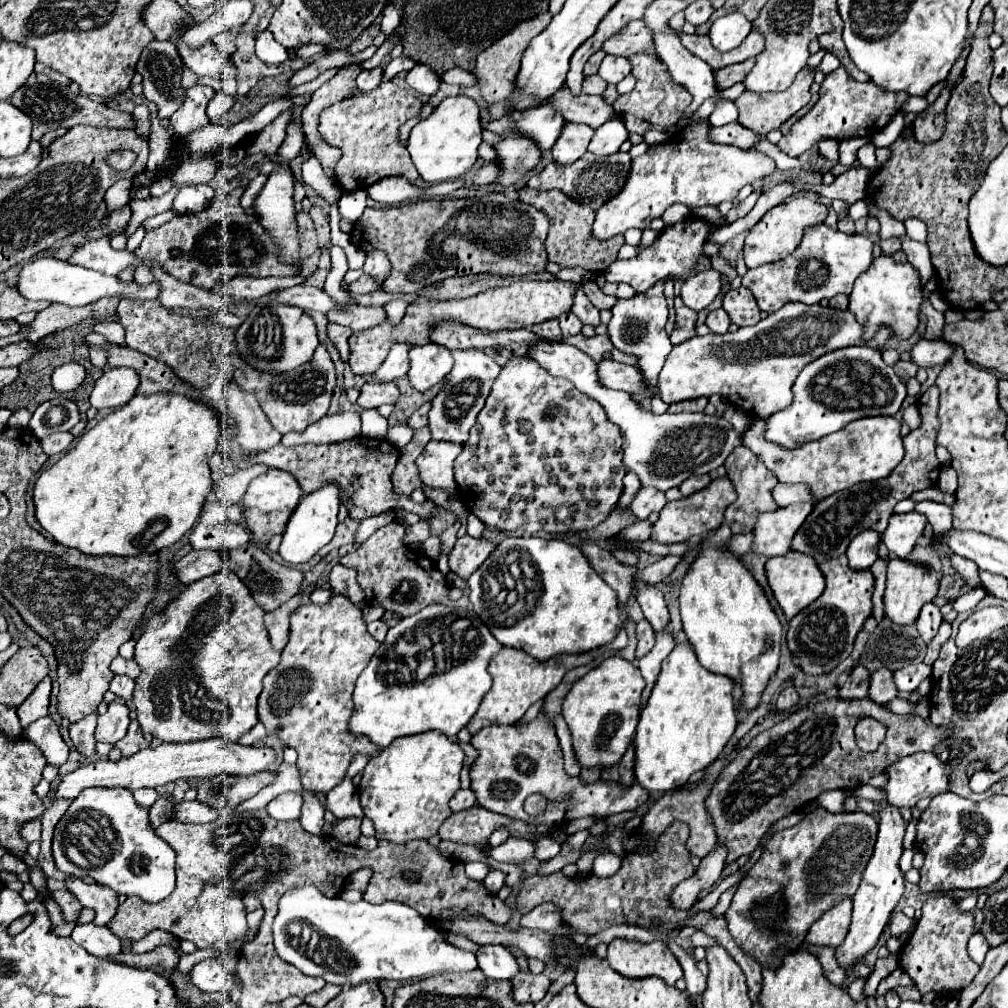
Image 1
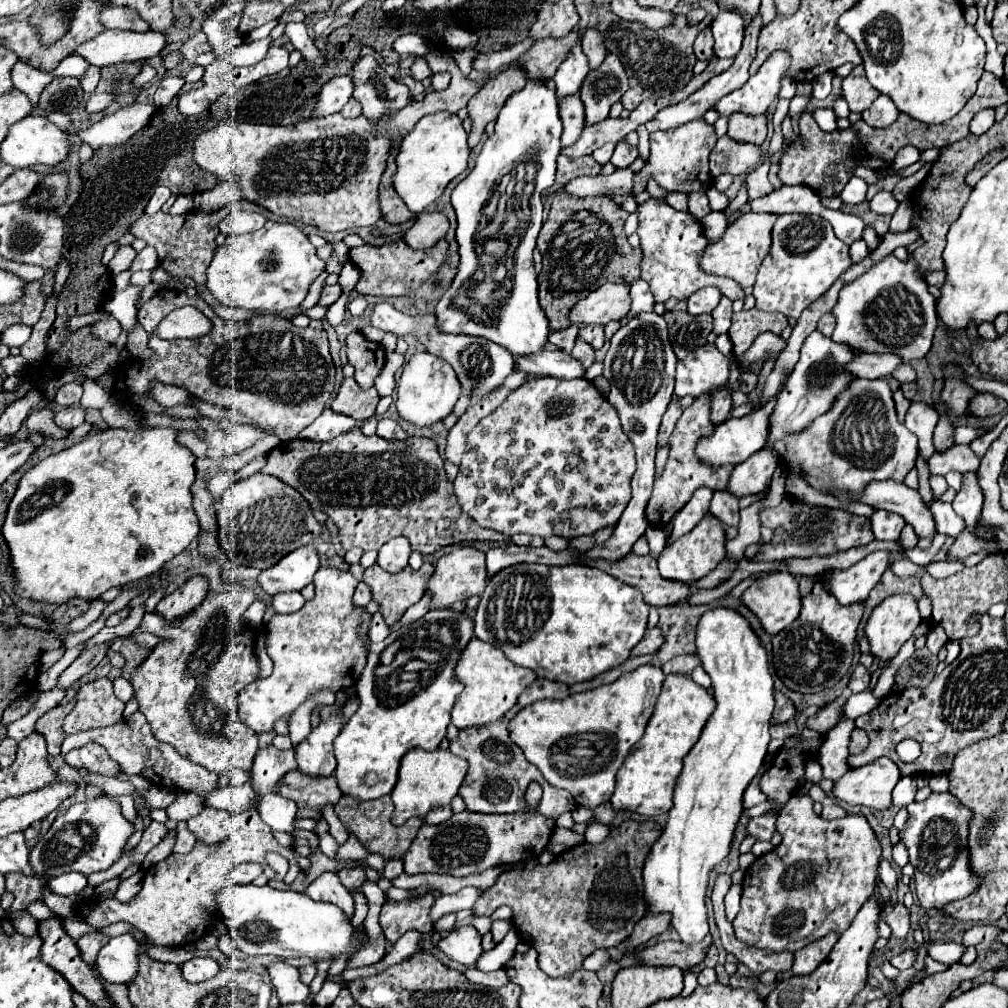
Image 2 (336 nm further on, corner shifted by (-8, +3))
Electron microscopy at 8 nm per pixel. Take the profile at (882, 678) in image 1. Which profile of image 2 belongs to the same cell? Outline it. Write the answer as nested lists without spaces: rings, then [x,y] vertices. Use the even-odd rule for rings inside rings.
[[[858,664],[858,666],[854,668],[854,672],[850,674],[848,688],[850,688],[854,694],[858,694],[858,692],[864,692],[868,686],[870,686],[870,674],[868,674],[868,670],[866,670],[862,664]]]

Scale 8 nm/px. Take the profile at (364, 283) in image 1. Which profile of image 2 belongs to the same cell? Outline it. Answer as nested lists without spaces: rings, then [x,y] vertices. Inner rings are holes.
[[[334,284],[334,286],[324,286],[324,290],[322,290],[322,294],[320,294],[318,304],[320,304],[320,306],[324,306],[324,308],[328,308],[328,306],[332,306],[332,304],[340,298],[340,294],[342,294],[340,284]]]

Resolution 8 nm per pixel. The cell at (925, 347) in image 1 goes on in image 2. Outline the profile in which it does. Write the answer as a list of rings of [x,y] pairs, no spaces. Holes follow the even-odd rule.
[[[856,354],[844,370],[856,378],[876,380],[888,376],[898,364],[902,364],[902,360],[894,354]]]

